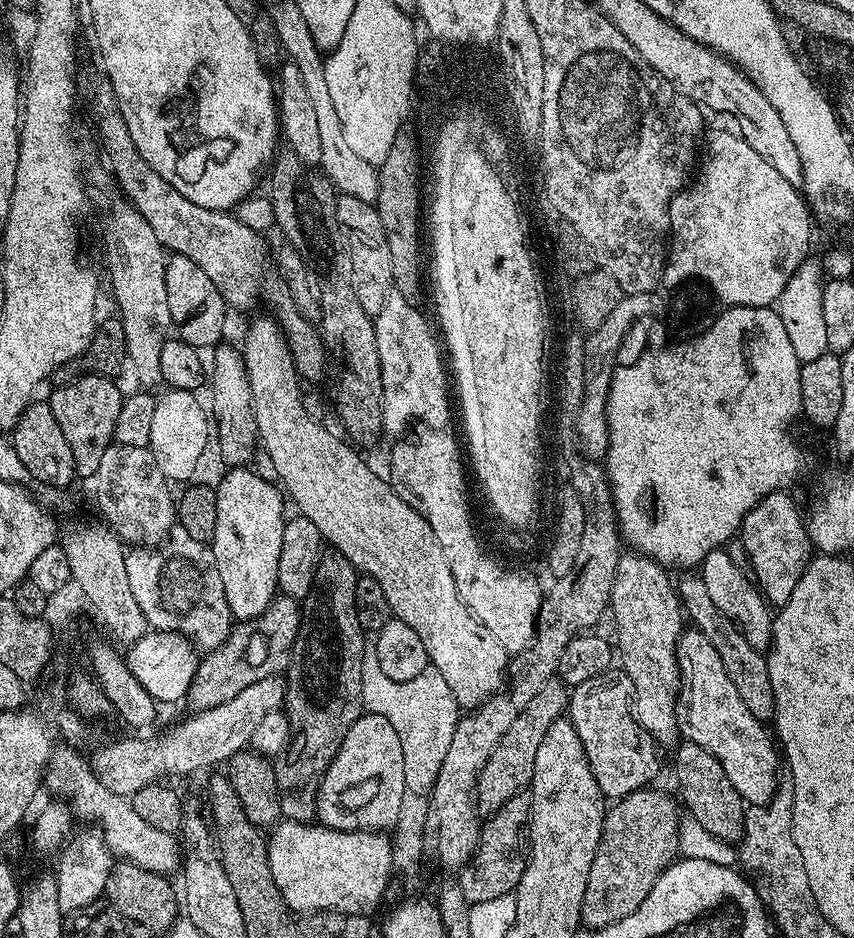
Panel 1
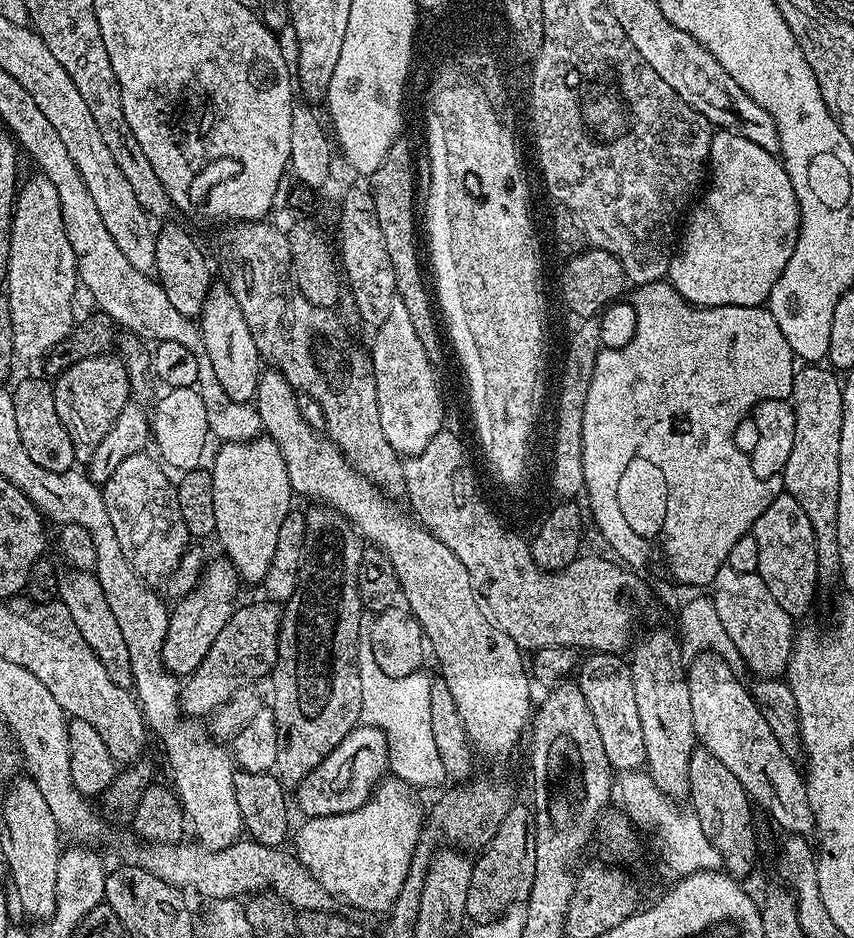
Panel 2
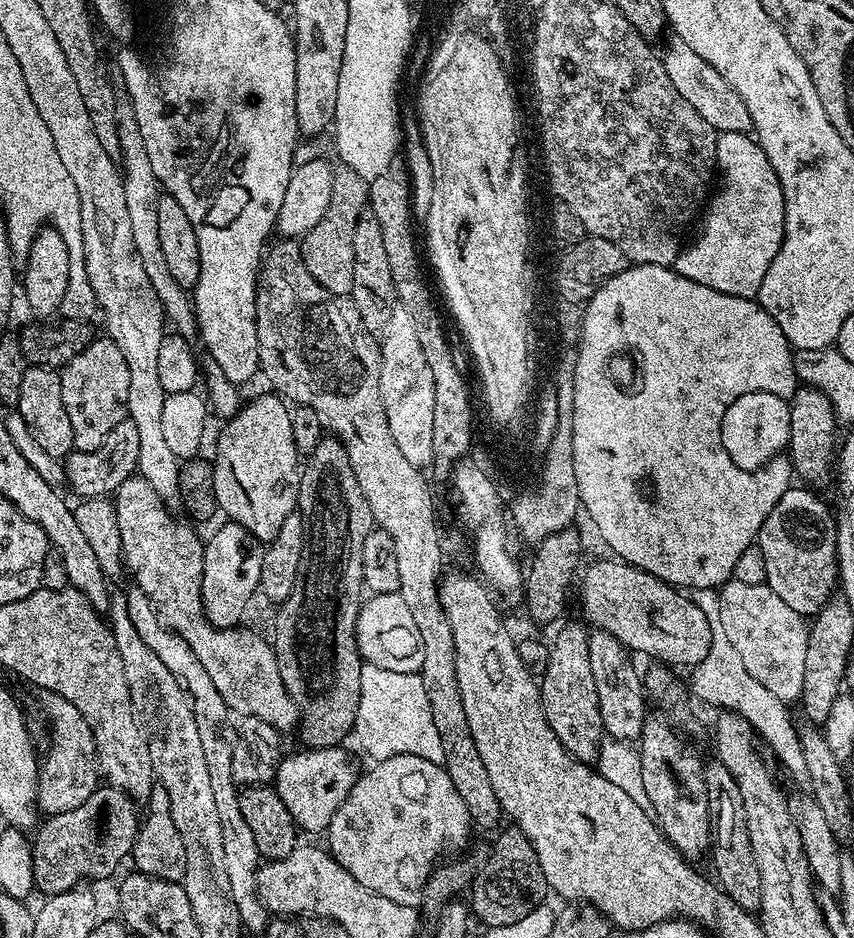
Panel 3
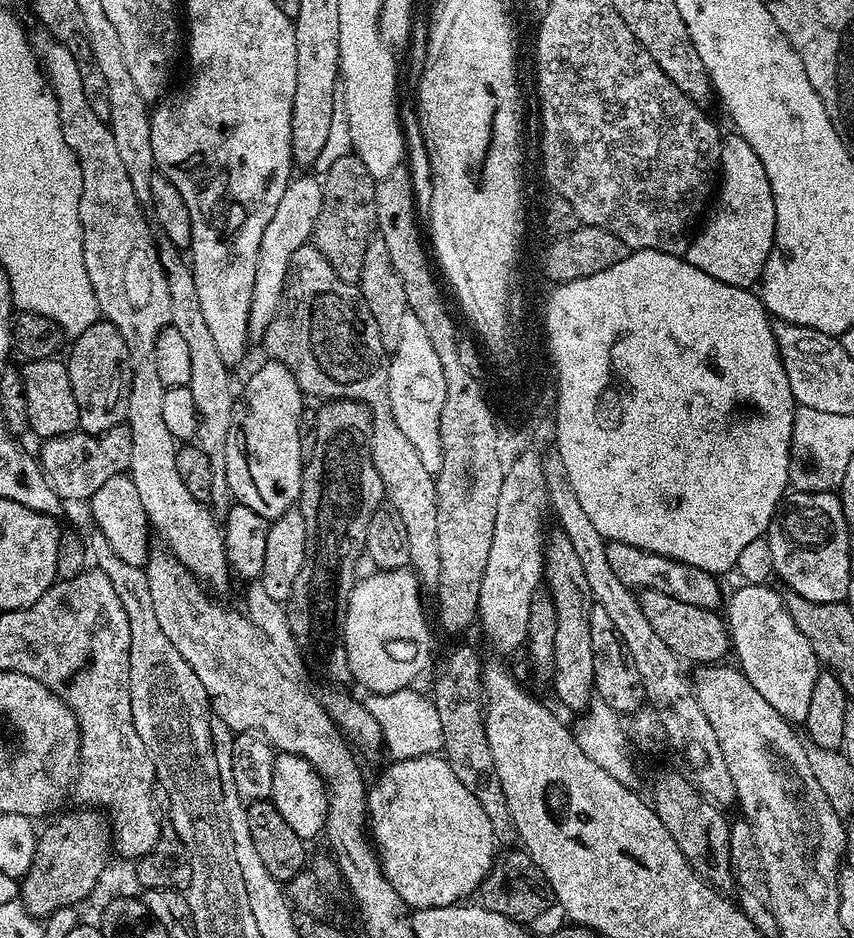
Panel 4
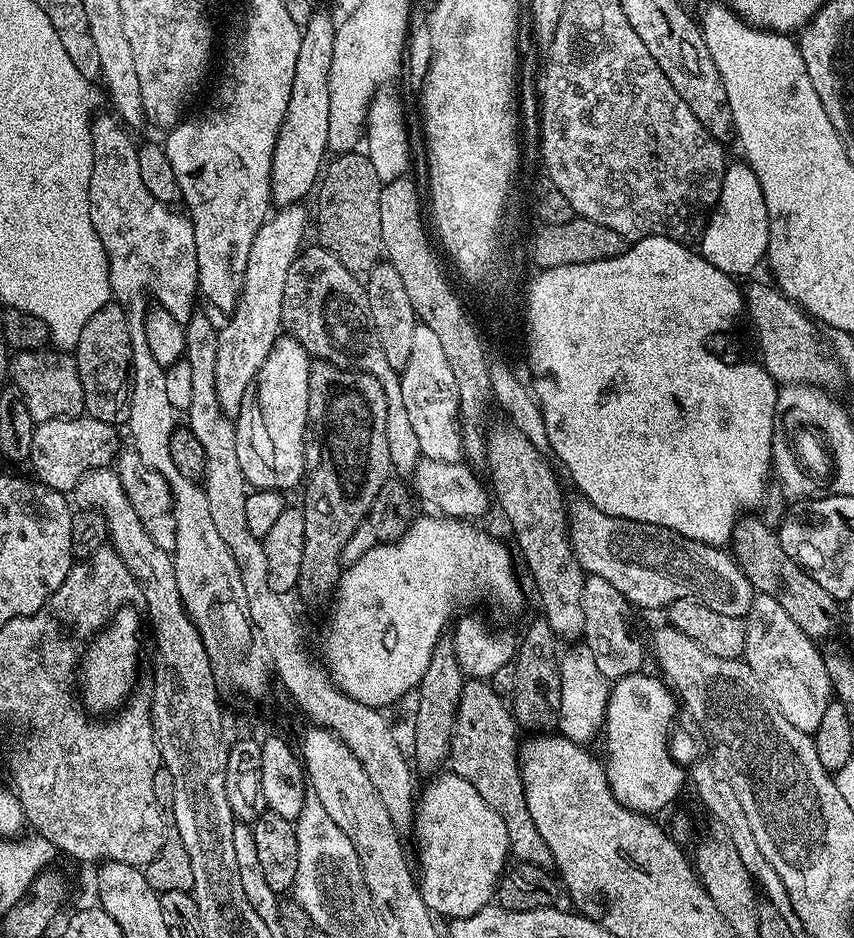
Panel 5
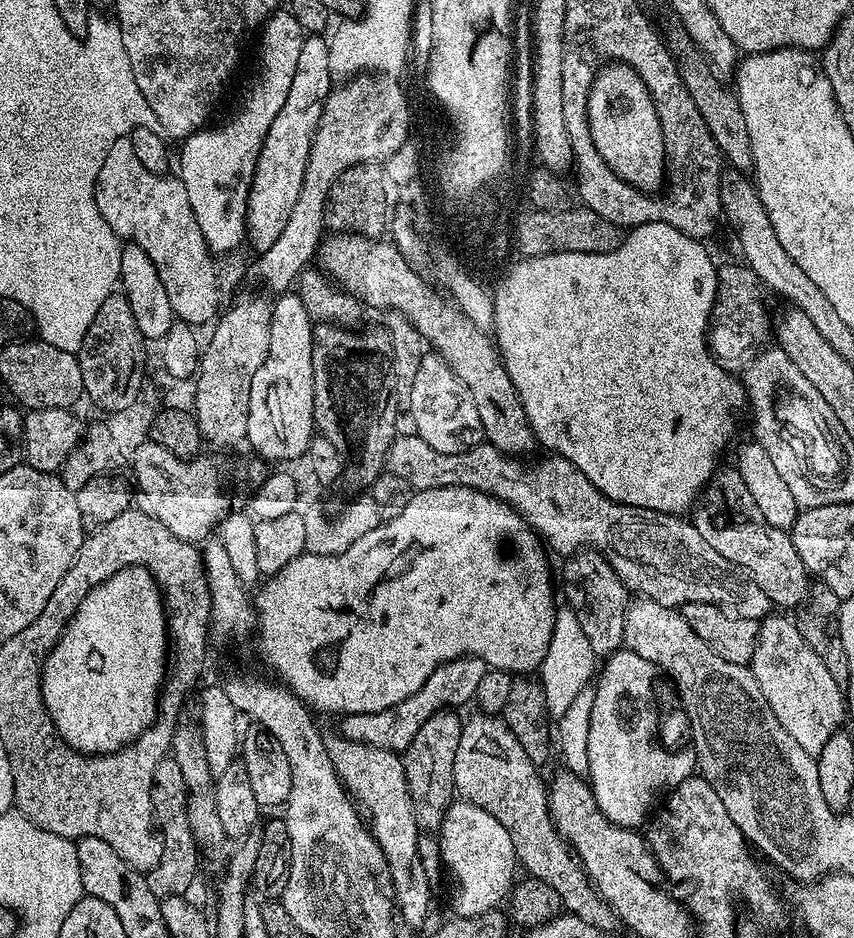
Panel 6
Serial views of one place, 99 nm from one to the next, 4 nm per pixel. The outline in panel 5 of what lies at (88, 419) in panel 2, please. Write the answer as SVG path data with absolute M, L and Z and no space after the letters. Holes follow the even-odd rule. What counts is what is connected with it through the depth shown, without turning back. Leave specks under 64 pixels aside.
M110 302L86 322L82 338L74 349L78 378L82 378L84 410L98 422L123 425L128 419L130 406L130 369L132 367L132 343L128 329L128 315L121 305Z

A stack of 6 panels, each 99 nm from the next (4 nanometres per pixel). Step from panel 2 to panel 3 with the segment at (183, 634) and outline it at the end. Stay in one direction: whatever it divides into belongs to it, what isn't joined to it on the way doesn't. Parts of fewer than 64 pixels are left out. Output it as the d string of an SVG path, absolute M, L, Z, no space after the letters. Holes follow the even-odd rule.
M224 522L220 529L213 534L212 537L207 537L205 546L204 546L204 569L202 570L202 606L204 607L204 614L207 616L208 621L213 624L216 628L234 628L241 623L240 620L244 616L244 611L248 608L248 603L252 600L252 595L255 597L257 595L260 579L262 578L262 558L264 557L264 548L262 547L261 541L257 540L252 533L247 532L241 524L235 522Z

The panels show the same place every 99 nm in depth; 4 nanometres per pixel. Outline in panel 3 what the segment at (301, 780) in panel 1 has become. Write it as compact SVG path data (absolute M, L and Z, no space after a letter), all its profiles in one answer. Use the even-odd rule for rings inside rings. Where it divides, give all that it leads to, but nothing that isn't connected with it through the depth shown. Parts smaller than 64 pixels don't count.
M323 438L318 442L313 452L306 456L306 463L300 473L300 498L298 501L298 511L304 519L306 529L306 547L302 550L302 562L298 562L298 578L294 578L294 590L290 590L290 598L286 598L284 603L279 605L276 616L276 637L271 637L270 643L276 649L278 658L278 674L282 674L282 682L286 686L289 698L296 703L298 713L298 733L305 749L313 748L334 748L345 743L344 739L349 739L354 722L358 718L358 698L362 694L362 657L356 645L356 623L362 603L363 582L362 568L362 546L366 536L370 534L374 527L372 511L362 494L362 486L358 486L358 478L354 478L354 466L350 466L350 458L346 454L344 445L335 438Z

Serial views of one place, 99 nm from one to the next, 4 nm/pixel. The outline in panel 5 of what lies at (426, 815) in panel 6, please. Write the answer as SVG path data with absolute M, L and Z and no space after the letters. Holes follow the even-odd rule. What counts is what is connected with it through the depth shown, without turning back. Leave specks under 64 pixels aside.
M441 638L438 646L434 646L430 666L426 666L426 674L422 674L419 689L415 693L415 696L417 695L416 721L412 724L412 752L410 748L410 756L414 761L417 773L432 772L428 774L436 774L445 767L452 750L456 711L458 710L458 702L464 693L465 679L463 671L459 668L458 659L455 657L451 639Z

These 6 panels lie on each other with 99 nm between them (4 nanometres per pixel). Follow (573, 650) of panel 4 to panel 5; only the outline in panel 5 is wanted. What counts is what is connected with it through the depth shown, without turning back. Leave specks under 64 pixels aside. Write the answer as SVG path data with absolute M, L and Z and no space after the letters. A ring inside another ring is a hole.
M501 422L497 428L489 427L486 432L486 465L492 471L492 476L496 481L490 484L491 491L494 493L494 500L500 503L500 508L504 511L504 516L506 519L512 523L512 532L516 535L516 544L520 547L520 552L524 555L524 564L528 567L528 572L532 575L532 580L536 583L536 596L540 599L539 610L542 613L542 617L546 622L549 623L550 630L556 638L562 638L565 636L566 639L572 640L575 638L583 637L584 635L584 623L582 622L582 586L584 585L584 577L586 575L584 567L578 562L578 558L574 554L572 549L572 542L568 539L568 521L569 517L566 515L566 504L564 508L564 492L560 489L560 484L556 481L556 476L552 473L552 468L548 465L545 453L539 452L538 449L532 445L531 442L526 438L526 434L522 434L514 427L514 425L507 422Z

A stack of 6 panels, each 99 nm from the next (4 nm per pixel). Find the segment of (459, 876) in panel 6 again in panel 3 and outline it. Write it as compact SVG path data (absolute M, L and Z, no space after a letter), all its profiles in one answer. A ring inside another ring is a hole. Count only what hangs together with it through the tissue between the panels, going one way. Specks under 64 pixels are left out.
M395 756L394 758L377 760L371 766L373 768L369 772L361 771L357 775L354 786L348 789L346 802L342 802L338 806L334 818L330 818L326 829L326 837L328 836L326 848L330 855L364 888L368 888L374 894L382 894L382 898L390 898L390 902L416 906L419 905L420 895L422 897L425 895L428 879L432 877L432 869L437 863L436 856L442 855L443 852L452 852L448 854L459 853L469 843L468 835L474 832L474 825L470 814L466 810L466 802L462 802L462 794L458 794L454 782L450 782L450 774L441 765L434 762L426 762L426 758L418 758L417 756Z

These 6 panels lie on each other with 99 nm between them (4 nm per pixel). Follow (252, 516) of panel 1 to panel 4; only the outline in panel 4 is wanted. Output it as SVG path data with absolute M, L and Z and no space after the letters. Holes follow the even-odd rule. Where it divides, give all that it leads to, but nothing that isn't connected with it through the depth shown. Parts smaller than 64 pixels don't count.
M264 362L249 378L244 392L242 388L242 415L238 420L240 445L236 448L235 443L229 442L226 446L226 482L229 493L239 503L250 505L263 516L280 516L299 501L305 466L300 445L304 403L304 393L284 364Z

